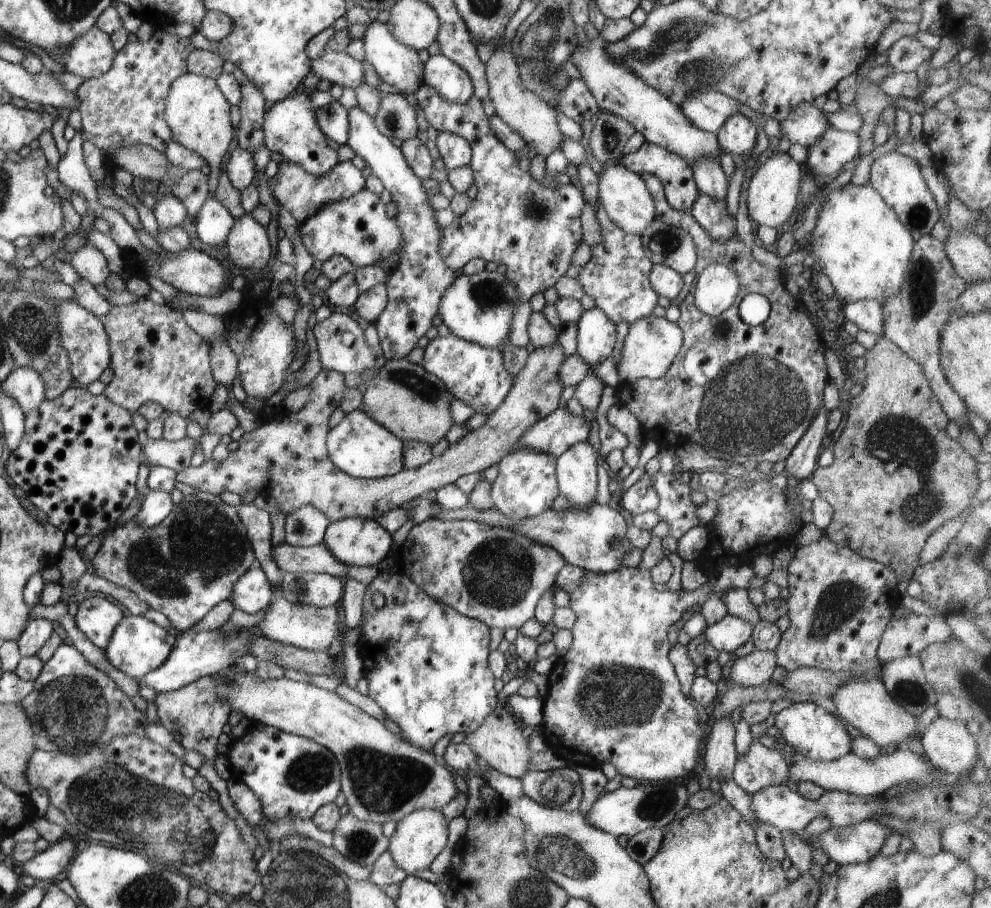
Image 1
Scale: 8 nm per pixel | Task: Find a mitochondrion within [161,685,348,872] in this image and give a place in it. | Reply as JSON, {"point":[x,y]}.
{"point":[311,771]}

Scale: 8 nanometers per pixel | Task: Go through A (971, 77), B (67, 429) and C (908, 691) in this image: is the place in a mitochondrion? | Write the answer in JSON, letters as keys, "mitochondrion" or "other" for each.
{"A":"other","B":"other","C":"mitochondrion"}

